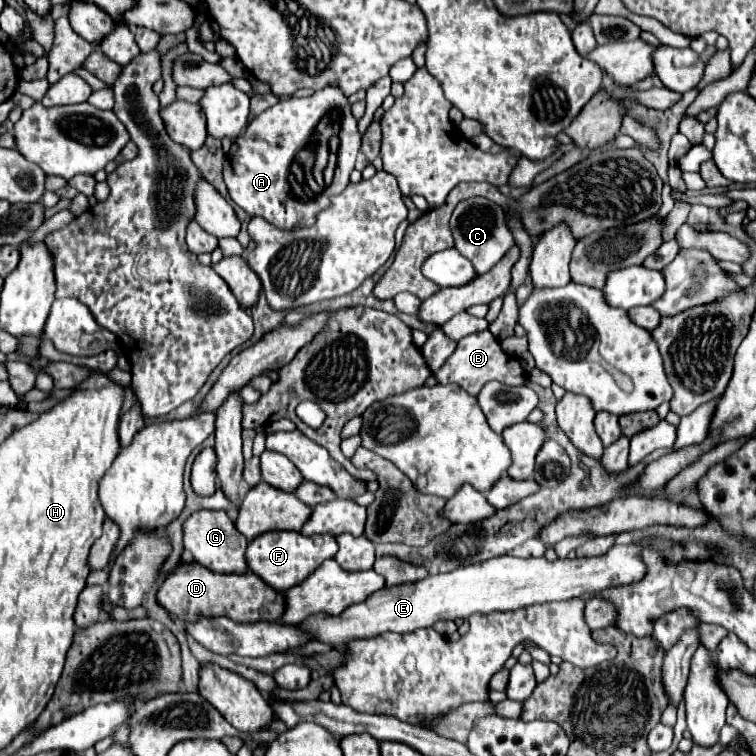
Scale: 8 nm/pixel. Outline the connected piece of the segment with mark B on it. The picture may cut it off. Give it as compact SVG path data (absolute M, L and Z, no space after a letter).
M482 330L482 332L474 332L466 338L462 338L458 342L458 348L456 352L446 360L446 364L434 372L434 376L438 378L440 384L458 384L460 388L464 388L470 396L476 396L480 392L480 386L484 386L484 382L488 380L498 380L502 384L512 384L512 386L520 386L524 384L524 378L526 378L526 372L522 370L518 358L514 356L508 356L498 340L490 334L490 330Z

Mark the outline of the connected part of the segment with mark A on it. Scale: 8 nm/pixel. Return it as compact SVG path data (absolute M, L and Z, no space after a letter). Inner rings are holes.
M326 86L308 98L290 98L286 102L278 102L256 116L248 124L242 138L232 142L232 148L224 160L224 180L230 198L250 216L262 216L270 224L290 230L296 224L312 224L316 214L328 208L330 198L348 186L358 150L358 122L352 118L348 98L342 94L342 90ZM328 114L338 114L340 120L338 164L330 184L326 184L322 178L324 164L318 166L316 156L310 156L310 138L318 122Z

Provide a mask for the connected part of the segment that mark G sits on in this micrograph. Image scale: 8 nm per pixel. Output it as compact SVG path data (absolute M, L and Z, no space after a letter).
M198 510L194 512L182 526L182 540L184 540L184 548L194 556L194 560L202 566L206 566L208 570L216 570L216 572L230 572L230 574L242 574L246 572L246 546L248 540L236 530L234 522L226 516L224 510Z

